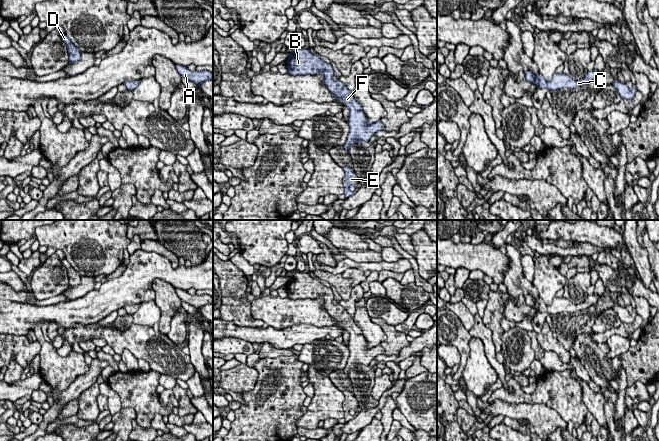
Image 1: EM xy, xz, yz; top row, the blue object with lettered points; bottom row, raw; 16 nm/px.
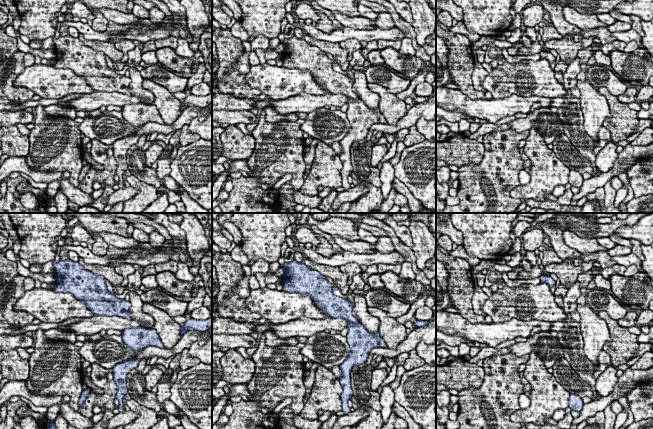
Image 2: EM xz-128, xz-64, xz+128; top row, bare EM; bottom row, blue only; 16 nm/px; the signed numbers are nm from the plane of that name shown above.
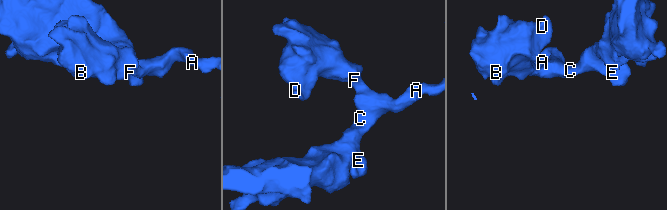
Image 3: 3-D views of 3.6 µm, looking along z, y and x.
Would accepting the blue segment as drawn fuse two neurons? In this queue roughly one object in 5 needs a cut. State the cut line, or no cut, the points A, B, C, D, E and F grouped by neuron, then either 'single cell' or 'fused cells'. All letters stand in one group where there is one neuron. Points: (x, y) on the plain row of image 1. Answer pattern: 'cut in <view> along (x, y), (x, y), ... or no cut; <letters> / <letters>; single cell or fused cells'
no cut; A B C D E F; single cell

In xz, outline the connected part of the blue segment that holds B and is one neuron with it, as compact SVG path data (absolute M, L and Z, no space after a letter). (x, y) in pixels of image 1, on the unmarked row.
M296 269L293 272L293 277L289 278L286 287L288 289L287 297L290 299L322 297L324 299L323 307L330 317L336 320L336 324L341 324L348 331L350 355L344 368L344 373L347 376L349 376L351 368L360 365L369 366L376 356L384 354L384 348L381 345L372 348L367 347L367 341L362 330L355 324L353 317L340 304L333 304L334 294L331 288L311 277L309 273L300 272Z

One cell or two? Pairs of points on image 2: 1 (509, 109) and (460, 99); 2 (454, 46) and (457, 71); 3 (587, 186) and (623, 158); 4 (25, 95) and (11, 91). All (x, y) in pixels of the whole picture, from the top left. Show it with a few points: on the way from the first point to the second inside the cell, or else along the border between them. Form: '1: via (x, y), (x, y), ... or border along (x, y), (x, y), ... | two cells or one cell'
1: via (497, 108), (472, 107) | one cell
2: via (457, 52), (457, 65) | one cell
3: via (597, 181), (608, 176), (616, 168) | one cell
4: via (22, 95), (14, 94) | one cell

